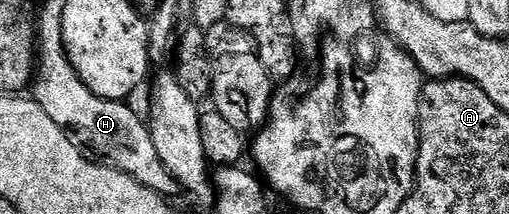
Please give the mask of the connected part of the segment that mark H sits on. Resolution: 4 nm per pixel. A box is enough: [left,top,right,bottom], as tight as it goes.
[33,27,180,198]

